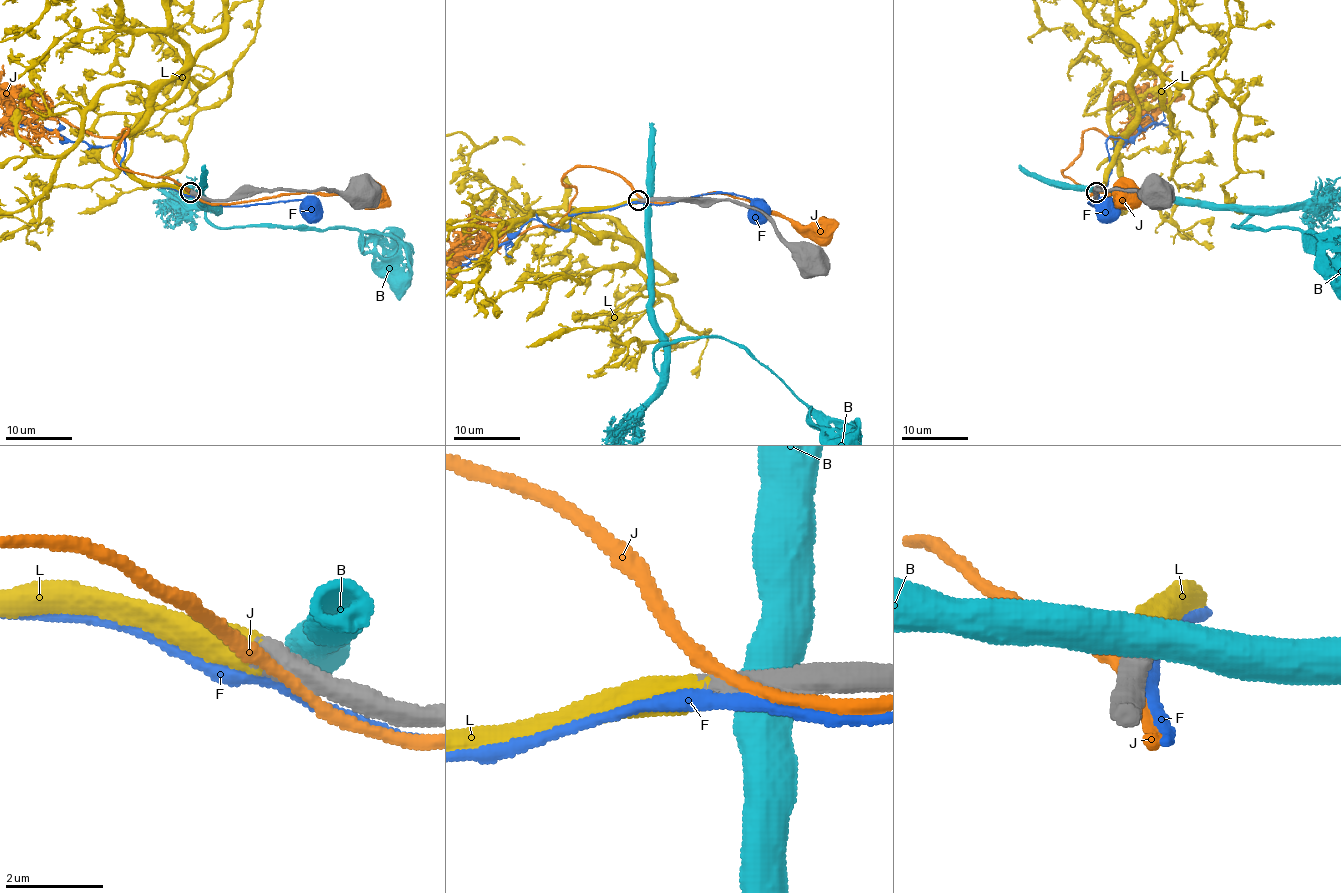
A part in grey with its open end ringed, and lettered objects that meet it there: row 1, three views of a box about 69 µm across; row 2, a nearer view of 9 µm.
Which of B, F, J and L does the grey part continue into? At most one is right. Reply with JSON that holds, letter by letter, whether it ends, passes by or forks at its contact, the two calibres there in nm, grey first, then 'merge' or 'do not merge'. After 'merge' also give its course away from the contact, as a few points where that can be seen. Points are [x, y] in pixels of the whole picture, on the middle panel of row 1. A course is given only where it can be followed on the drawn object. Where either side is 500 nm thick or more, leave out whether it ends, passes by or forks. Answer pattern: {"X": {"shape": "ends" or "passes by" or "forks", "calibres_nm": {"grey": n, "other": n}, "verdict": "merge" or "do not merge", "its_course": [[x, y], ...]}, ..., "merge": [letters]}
{"B": {"calibres_nm": {"grey": 700, "other": 500}, "verdict": "do not merge"}, "F": {"calibres_nm": {"grey": 700, "other": 280}, "verdict": "do not merge"}, "J": {"calibres_nm": {"grey": 700, "other": 220}, "verdict": "do not merge"}, "L": {"calibres_nm": {"grey": 550, "other": 600}, "verdict": "merge"}, "merge": ["L"]}

